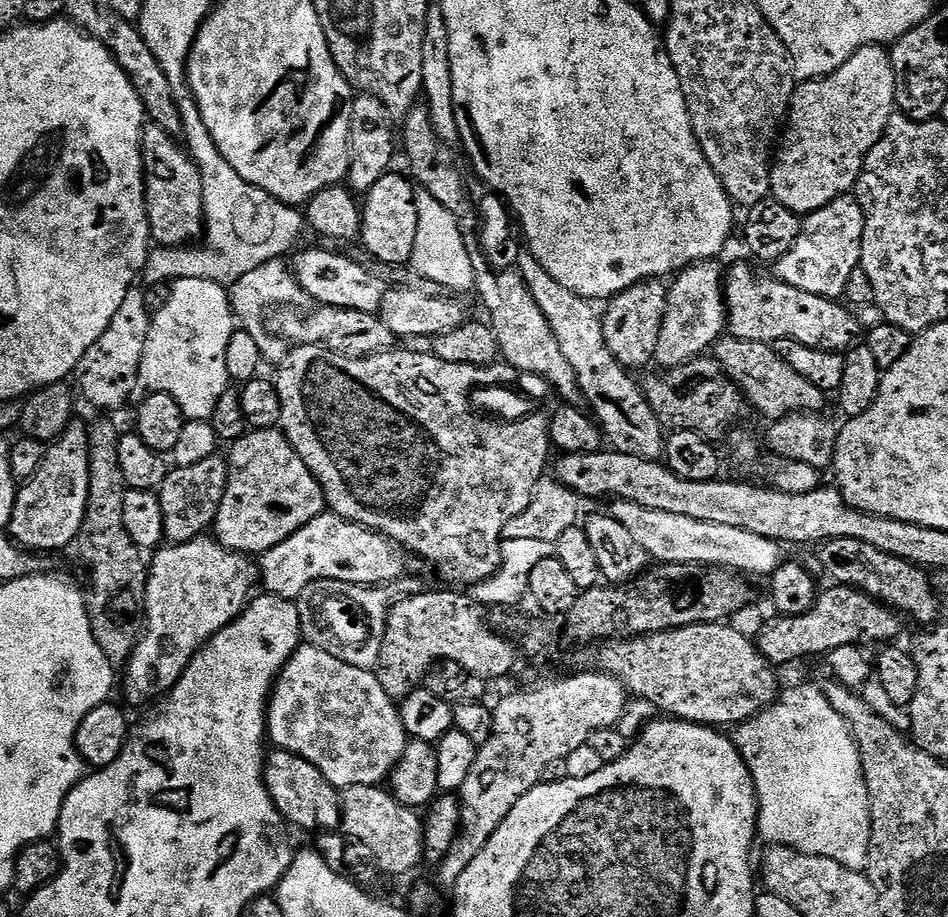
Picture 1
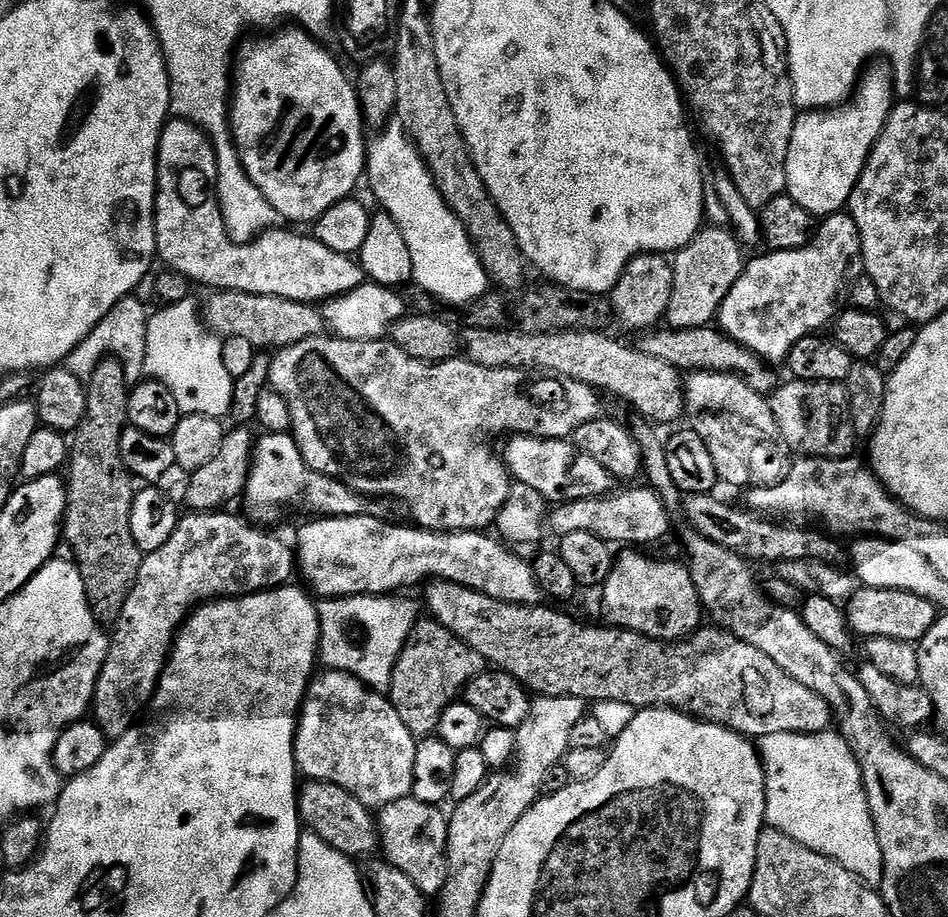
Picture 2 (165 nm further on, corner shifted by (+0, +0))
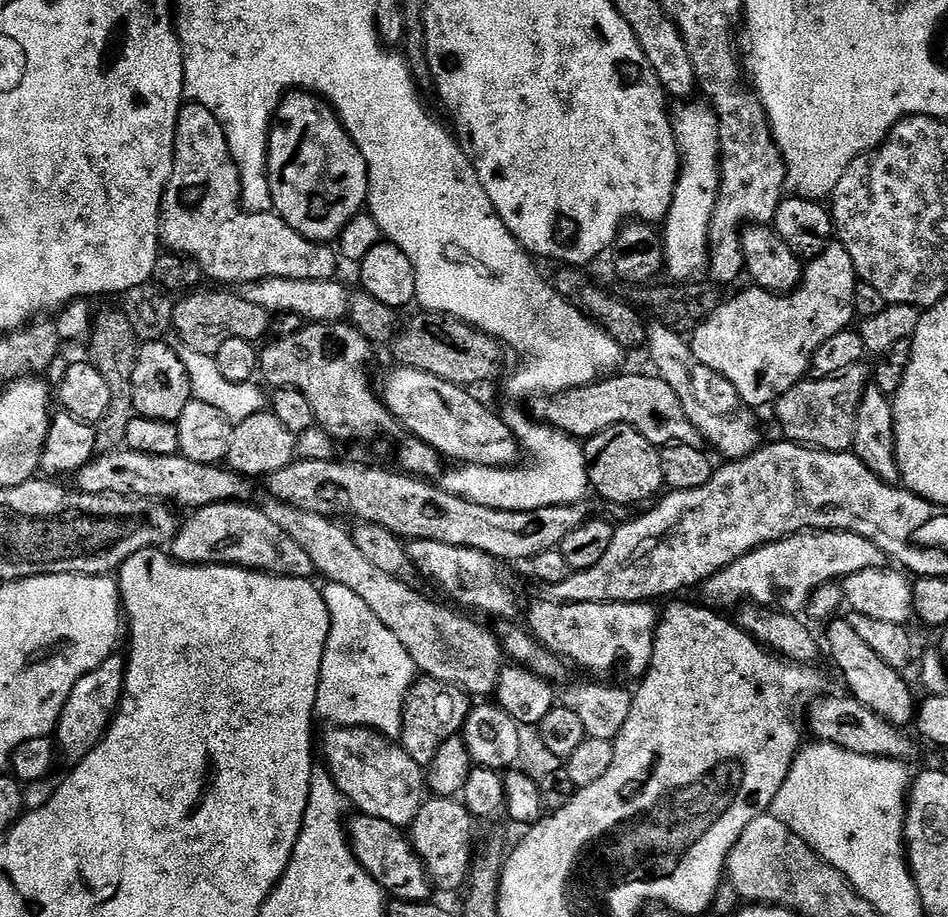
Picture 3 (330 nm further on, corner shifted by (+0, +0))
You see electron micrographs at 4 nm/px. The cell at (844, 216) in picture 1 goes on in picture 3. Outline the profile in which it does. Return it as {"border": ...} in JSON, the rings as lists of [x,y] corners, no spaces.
{"border":[[[833,242],[826,250],[822,250],[822,254],[807,261],[800,284],[791,292],[781,294],[749,286],[745,292],[721,302],[691,333],[694,358],[698,358],[702,366],[708,366],[731,382],[740,396],[741,404],[753,410],[760,410],[763,404],[775,405],[780,396],[786,394],[786,390],[809,375],[814,350],[818,350],[826,338],[834,338],[834,334],[845,331],[851,325],[848,323],[856,316],[854,290],[857,283],[858,277],[854,262],[850,262],[850,254],[846,254],[839,242]]]}

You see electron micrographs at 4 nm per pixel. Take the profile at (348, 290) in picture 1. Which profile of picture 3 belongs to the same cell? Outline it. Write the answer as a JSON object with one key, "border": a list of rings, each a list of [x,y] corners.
{"border":[[[185,103],[181,107],[178,114],[178,122],[176,123],[176,157],[174,158],[174,170],[168,179],[168,185],[164,187],[164,197],[160,203],[160,238],[165,249],[180,252],[183,256],[194,258],[198,262],[198,266],[204,272],[205,277],[210,281],[217,280],[220,286],[239,286],[249,284],[250,282],[258,282],[266,278],[302,278],[303,280],[331,280],[337,275],[336,260],[338,256],[335,251],[332,252],[327,243],[307,240],[302,234],[298,234],[298,230],[294,230],[286,223],[281,216],[277,216],[275,211],[267,212],[246,212],[243,204],[240,202],[240,175],[238,174],[238,166],[234,162],[234,158],[230,154],[230,146],[226,142],[226,134],[222,130],[222,126],[218,122],[218,118],[214,118],[214,114],[210,110],[206,110],[206,106],[201,104]]]}

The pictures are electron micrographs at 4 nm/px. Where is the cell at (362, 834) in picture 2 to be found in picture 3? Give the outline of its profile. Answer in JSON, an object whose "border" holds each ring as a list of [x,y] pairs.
{"border":[[[356,814],[347,821],[346,831],[348,845],[356,861],[378,882],[378,886],[384,889],[389,897],[395,900],[427,901],[434,885],[428,876],[426,866],[422,858],[412,849],[411,839],[406,835],[405,829],[394,826],[382,818]]]}

